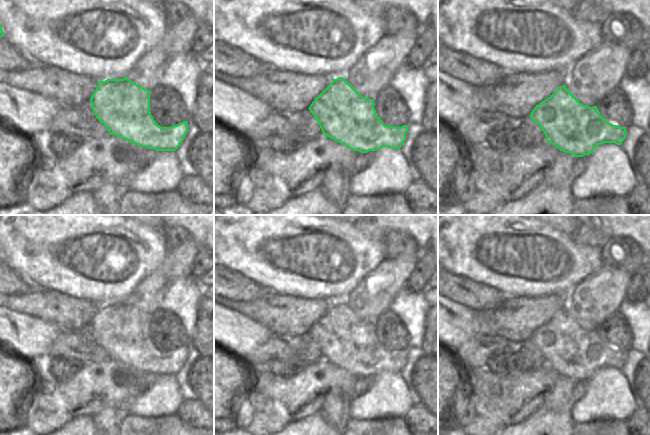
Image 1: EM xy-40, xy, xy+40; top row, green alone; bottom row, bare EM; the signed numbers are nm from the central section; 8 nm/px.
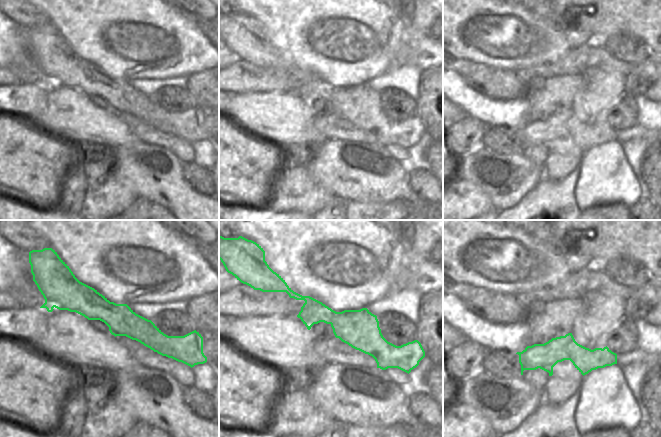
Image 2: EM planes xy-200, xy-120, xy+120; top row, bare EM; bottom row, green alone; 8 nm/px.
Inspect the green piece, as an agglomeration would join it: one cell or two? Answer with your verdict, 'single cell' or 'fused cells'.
fused cells

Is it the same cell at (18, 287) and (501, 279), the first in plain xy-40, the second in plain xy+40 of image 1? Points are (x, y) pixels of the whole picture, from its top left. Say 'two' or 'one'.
two

